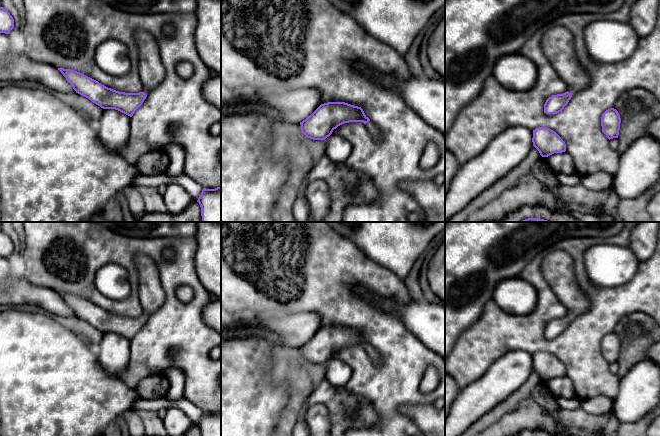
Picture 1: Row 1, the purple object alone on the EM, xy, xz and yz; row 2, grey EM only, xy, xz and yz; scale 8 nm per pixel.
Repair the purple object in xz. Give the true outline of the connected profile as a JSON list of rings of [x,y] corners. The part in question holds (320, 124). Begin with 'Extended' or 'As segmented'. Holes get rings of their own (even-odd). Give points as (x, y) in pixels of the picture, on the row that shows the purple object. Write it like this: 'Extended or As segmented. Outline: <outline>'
Extended. Outline: [[[328,102],[321,104],[310,116],[300,122],[301,132],[313,140],[325,140],[333,130],[338,126],[349,122],[363,122],[375,141],[382,138],[382,132],[377,126],[365,115],[363,109],[345,102]]]

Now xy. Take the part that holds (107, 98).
Extended. Outline: [[[142,29],[136,30],[134,38],[139,52],[139,77],[143,84],[143,90],[139,93],[113,90],[71,69],[58,68],[58,70],[76,93],[88,98],[103,109],[115,109],[132,117],[146,99],[147,94],[165,78],[165,67],[155,38]]]

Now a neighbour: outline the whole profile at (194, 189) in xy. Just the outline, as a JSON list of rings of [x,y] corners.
[[[166,172],[158,174],[143,175],[138,173],[132,180],[133,186],[149,186],[158,188],[161,185],[178,184],[182,186],[193,200],[197,201],[203,187],[194,181],[192,178],[187,176],[185,173],[176,177],[168,175]]]

